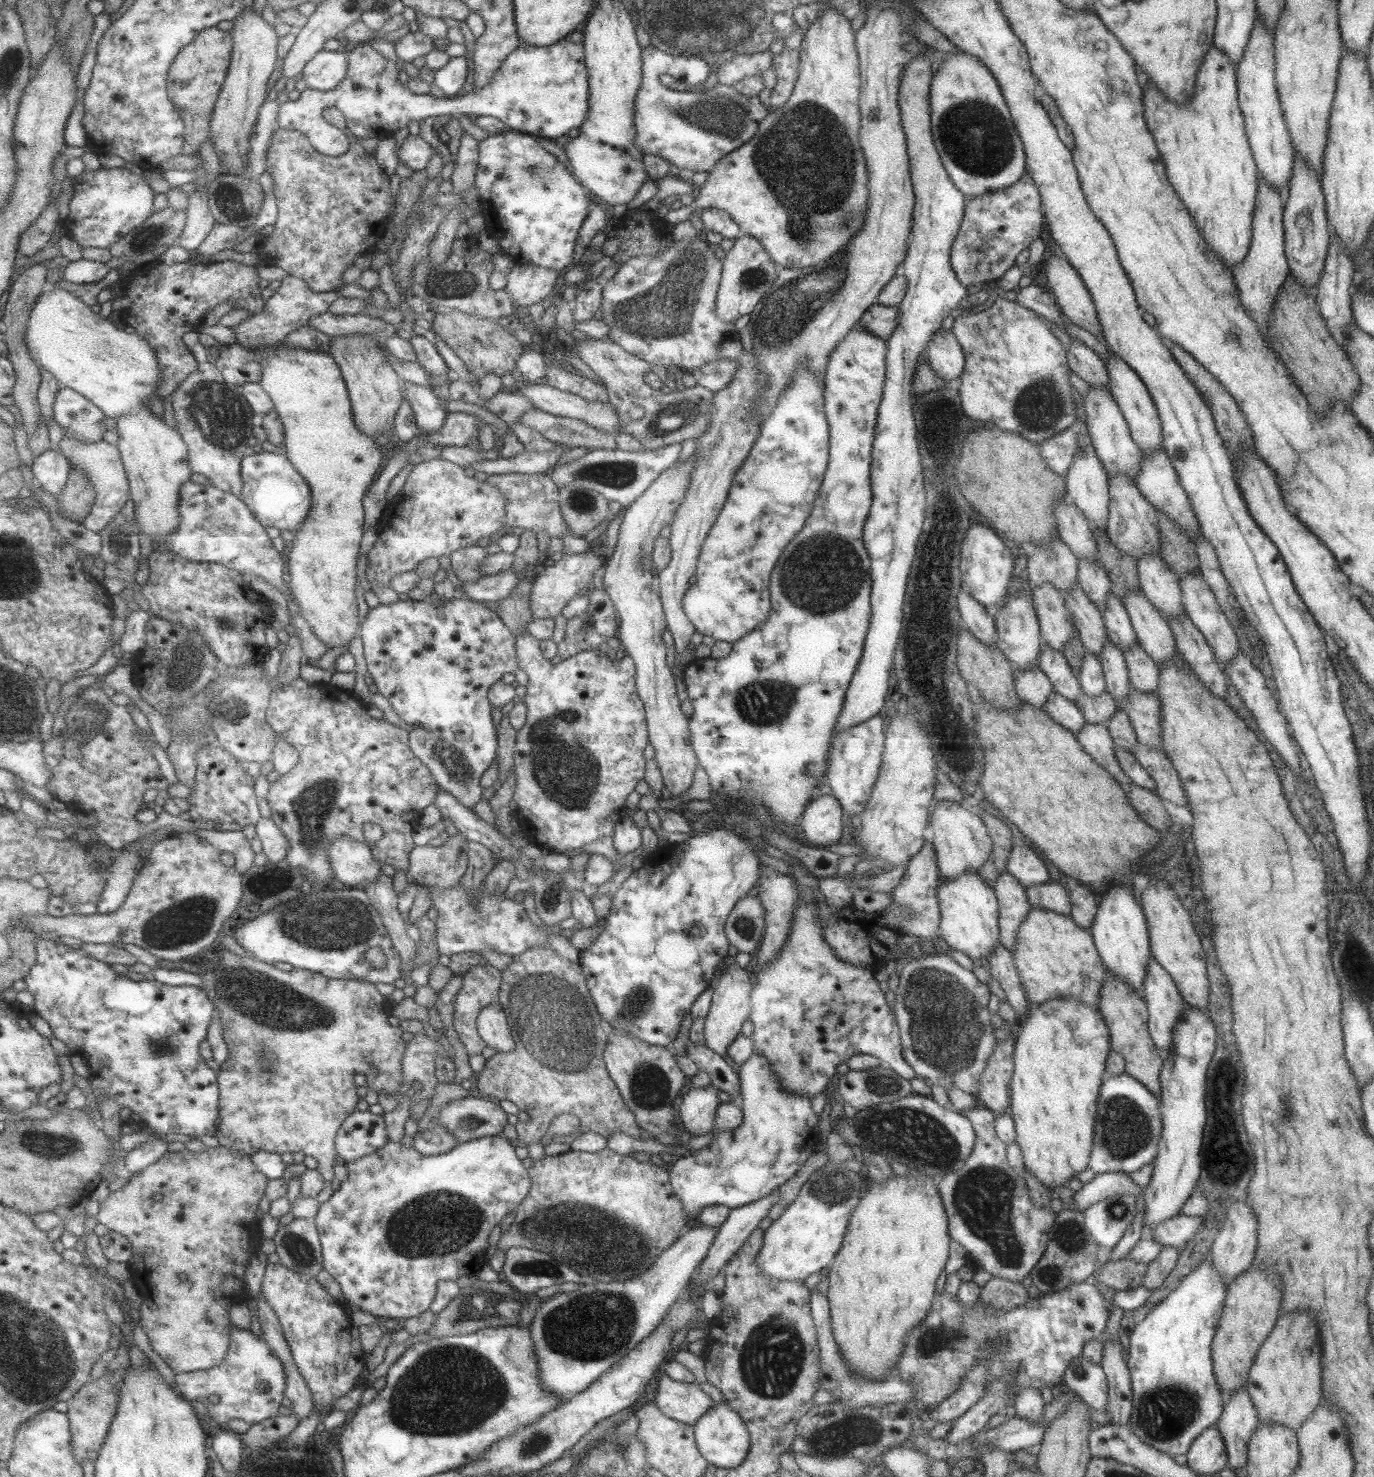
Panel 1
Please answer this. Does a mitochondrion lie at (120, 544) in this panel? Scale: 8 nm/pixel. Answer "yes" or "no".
no

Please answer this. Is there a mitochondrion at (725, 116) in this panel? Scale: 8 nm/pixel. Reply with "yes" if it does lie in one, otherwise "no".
yes

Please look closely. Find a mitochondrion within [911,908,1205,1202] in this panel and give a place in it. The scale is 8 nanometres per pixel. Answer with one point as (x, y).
(1125, 1130)

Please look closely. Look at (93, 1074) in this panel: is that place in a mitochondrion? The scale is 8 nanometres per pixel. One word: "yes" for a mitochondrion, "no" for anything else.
no

